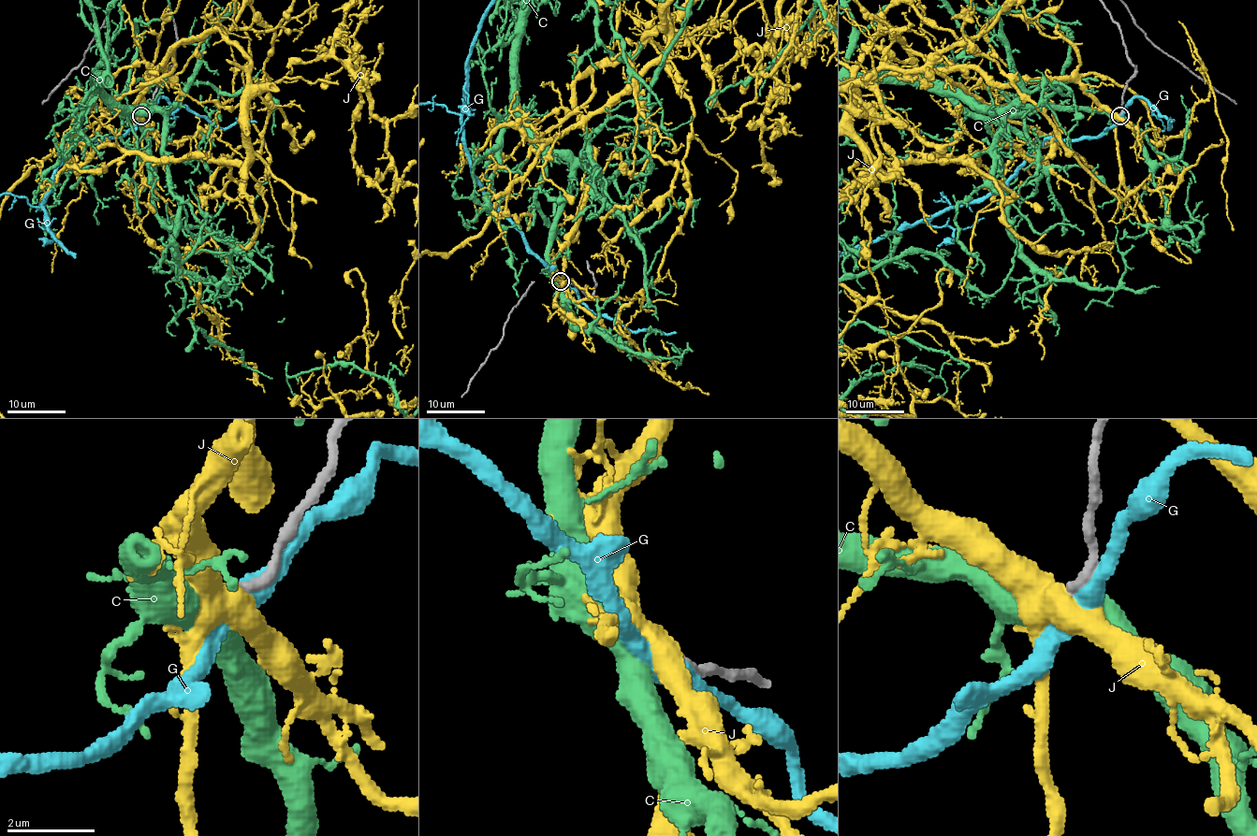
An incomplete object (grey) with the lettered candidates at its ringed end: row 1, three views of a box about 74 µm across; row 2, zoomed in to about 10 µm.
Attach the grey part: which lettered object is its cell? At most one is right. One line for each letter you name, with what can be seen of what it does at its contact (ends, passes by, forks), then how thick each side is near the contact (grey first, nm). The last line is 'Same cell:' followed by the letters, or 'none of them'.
G: It passes by. Thickness 340 nm (grey) against 460 nm
Same cell: G

